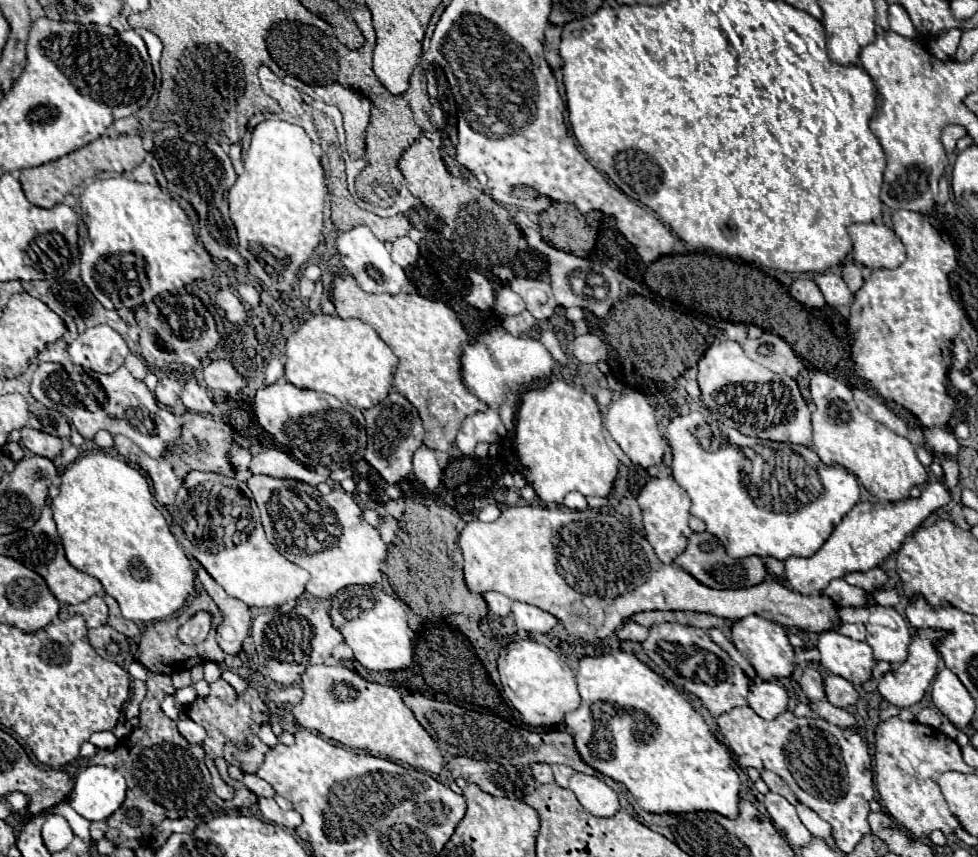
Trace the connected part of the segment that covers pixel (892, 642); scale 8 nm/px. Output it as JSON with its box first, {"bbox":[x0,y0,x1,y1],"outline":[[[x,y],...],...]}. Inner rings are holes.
{"bbox":[840,604,910,664],"outline":[[[880,604],[866,608],[842,608],[840,620],[852,622],[852,612],[856,614],[854,622],[866,626],[866,644],[874,650],[874,660],[884,660],[888,664],[900,664],[908,656],[910,644],[910,626],[894,610]]]}

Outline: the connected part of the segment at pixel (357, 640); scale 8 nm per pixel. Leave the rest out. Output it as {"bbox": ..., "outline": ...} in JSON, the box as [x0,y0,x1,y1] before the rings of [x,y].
{"bbox":[330,586,414,670],"outline":[[[348,586],[330,602],[330,618],[340,630],[344,642],[352,648],[354,658],[368,670],[400,670],[412,664],[414,642],[404,614],[406,604],[374,586]]]}

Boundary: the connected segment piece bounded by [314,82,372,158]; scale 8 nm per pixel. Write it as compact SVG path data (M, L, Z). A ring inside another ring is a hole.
M338 82L318 86L314 90L318 98L322 98L328 104L334 104L340 108L344 116L344 130L346 130L346 148L350 158L362 158L364 156L364 138L366 138L366 126L370 119L370 100L360 94L358 90L352 90L350 86L342 86Z

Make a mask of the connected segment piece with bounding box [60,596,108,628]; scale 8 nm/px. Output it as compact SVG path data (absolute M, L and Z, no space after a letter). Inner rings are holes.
M92 596L88 598L86 602L82 604L76 604L76 606L70 606L70 604L64 604L60 608L60 620L66 620L74 614L80 614L84 616L86 620L86 626L90 628L96 628L96 626L104 626L106 624L106 618L108 618L108 608L104 604L104 600L100 596Z

